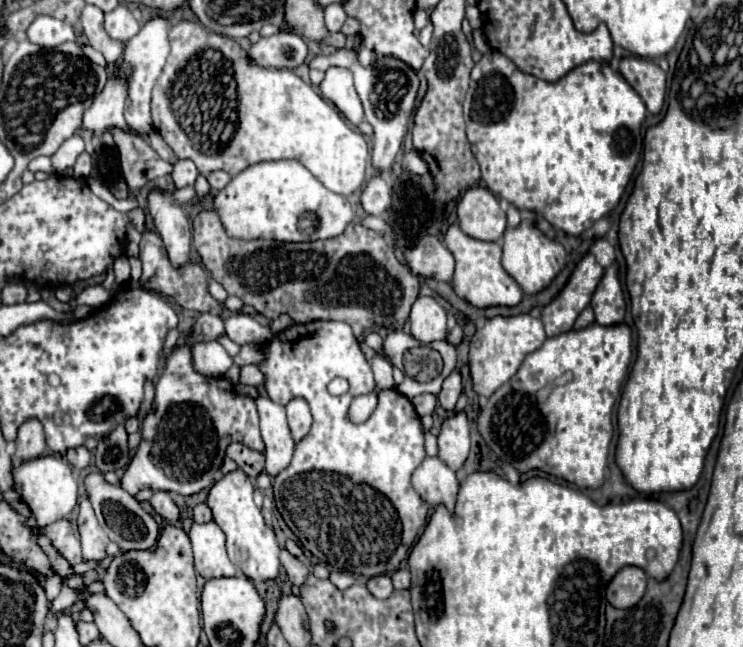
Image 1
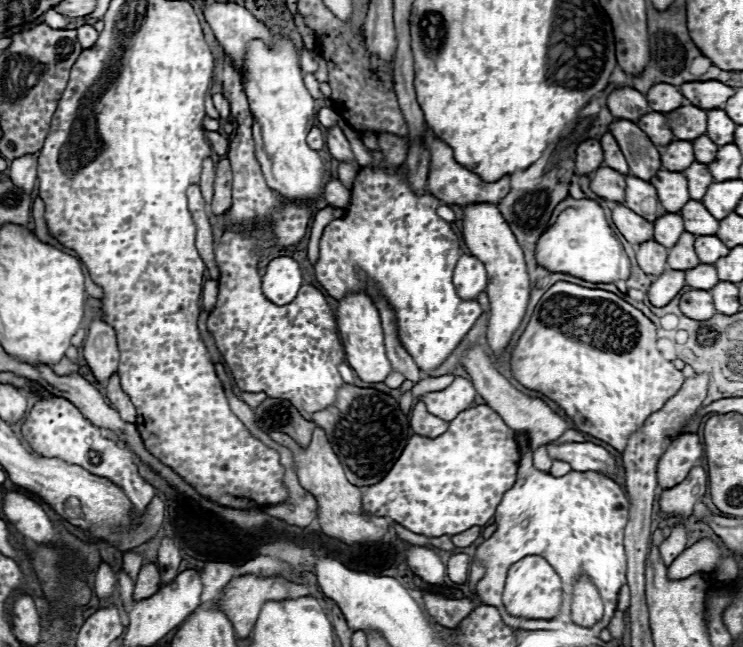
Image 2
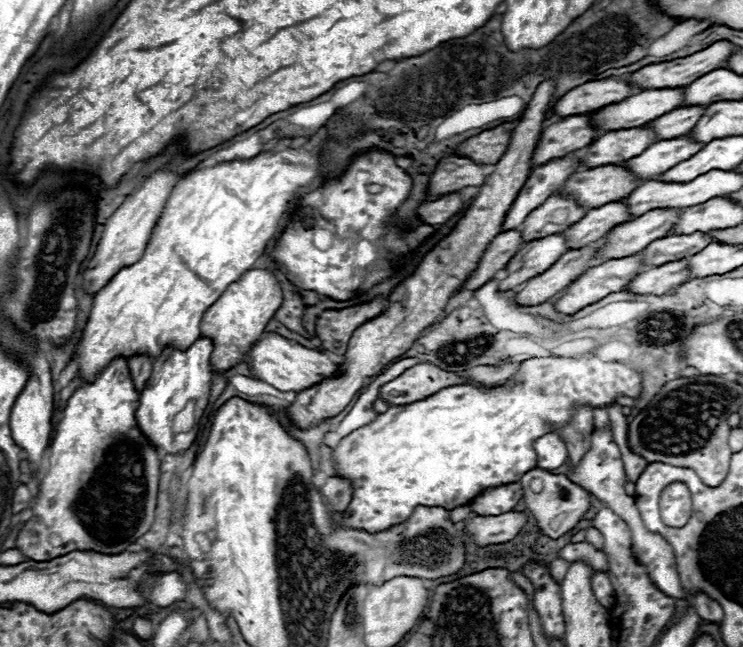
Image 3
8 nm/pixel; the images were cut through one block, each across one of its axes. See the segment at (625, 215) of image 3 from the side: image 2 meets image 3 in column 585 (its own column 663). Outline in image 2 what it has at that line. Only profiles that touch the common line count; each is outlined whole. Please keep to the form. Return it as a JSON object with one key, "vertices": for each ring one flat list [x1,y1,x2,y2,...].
{"vertices":[[666,212,662,218,654,222,654,240,664,244,664,248,672,248,684,232,684,220,680,214]]}

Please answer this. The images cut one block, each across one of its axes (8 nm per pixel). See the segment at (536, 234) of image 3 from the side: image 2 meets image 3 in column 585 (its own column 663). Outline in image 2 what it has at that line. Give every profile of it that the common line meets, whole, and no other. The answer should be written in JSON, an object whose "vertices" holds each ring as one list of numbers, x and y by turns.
{"vertices":[[626,176,626,202,624,204,630,210,634,210,638,216,646,218,648,222,654,222,666,214,666,210,662,208,658,200,656,188,652,188,652,184,636,176]]}

